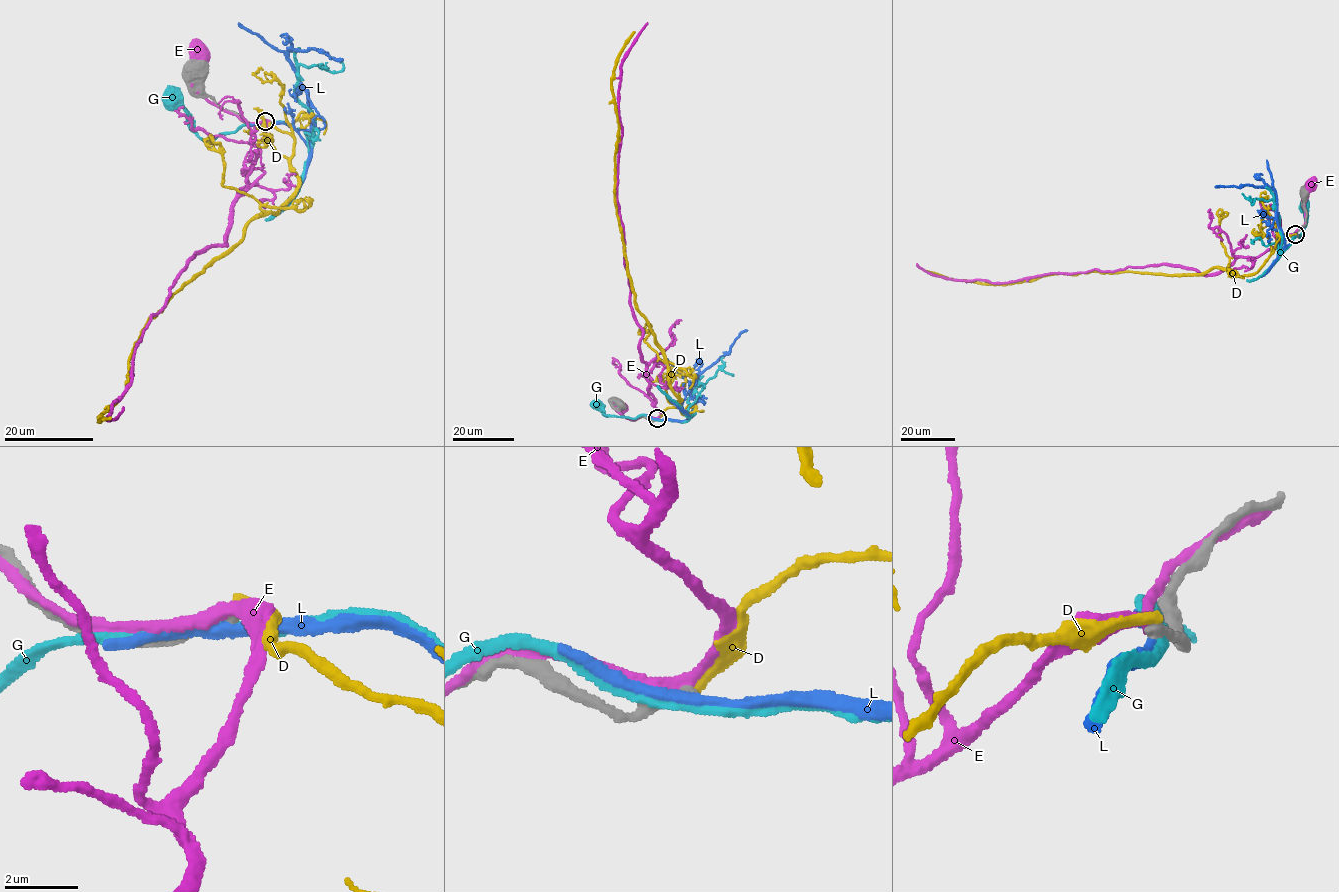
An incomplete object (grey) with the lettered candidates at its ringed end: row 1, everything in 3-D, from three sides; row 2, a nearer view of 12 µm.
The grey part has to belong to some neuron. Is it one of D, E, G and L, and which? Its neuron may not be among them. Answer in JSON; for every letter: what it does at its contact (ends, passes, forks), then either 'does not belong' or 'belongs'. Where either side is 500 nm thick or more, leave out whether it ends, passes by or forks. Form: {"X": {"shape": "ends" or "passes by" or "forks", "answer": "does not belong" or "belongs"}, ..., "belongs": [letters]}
{"D": {"shape": "ends", "answer": "does not belong"}, "E": {"shape": "passes by", "answer": "does not belong"}, "G": {"shape": "passes by", "answer": "does not belong"}, "L": {"shape": "passes by", "answer": "does not belong"}, "belongs": []}

